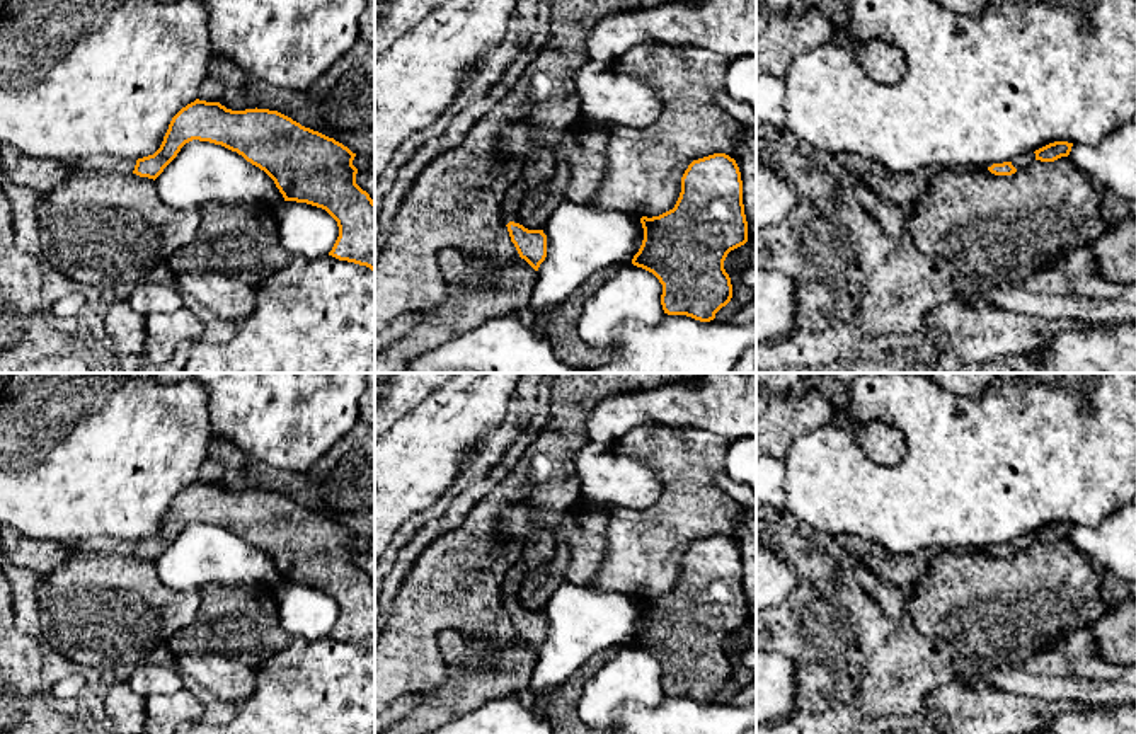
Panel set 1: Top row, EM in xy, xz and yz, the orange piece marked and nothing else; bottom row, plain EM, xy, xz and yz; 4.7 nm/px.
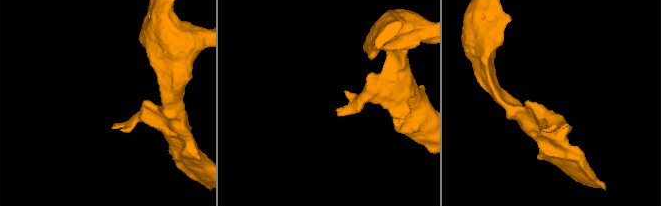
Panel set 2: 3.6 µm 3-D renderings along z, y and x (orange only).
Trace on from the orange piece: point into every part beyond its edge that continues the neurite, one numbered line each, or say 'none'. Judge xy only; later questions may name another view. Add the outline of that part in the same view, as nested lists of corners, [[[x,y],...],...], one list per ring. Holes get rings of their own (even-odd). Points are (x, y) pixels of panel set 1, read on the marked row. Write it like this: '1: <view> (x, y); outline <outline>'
none

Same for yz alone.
none

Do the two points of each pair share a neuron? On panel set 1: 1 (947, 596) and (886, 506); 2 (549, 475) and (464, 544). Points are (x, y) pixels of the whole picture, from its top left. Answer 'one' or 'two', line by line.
1: two
2: one

